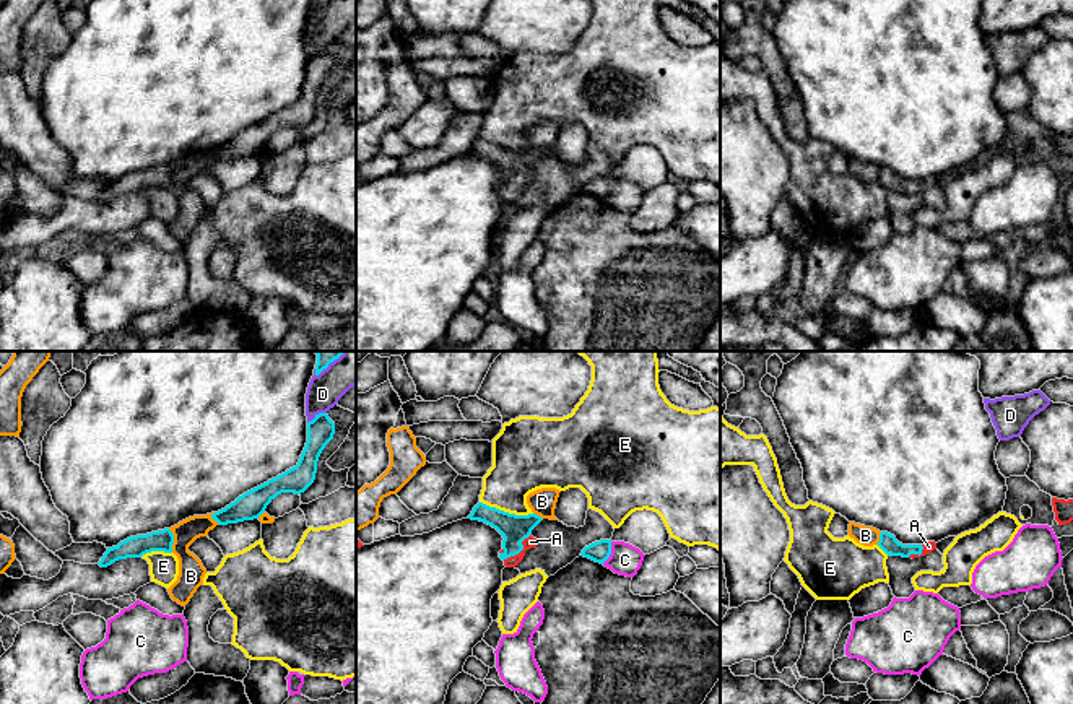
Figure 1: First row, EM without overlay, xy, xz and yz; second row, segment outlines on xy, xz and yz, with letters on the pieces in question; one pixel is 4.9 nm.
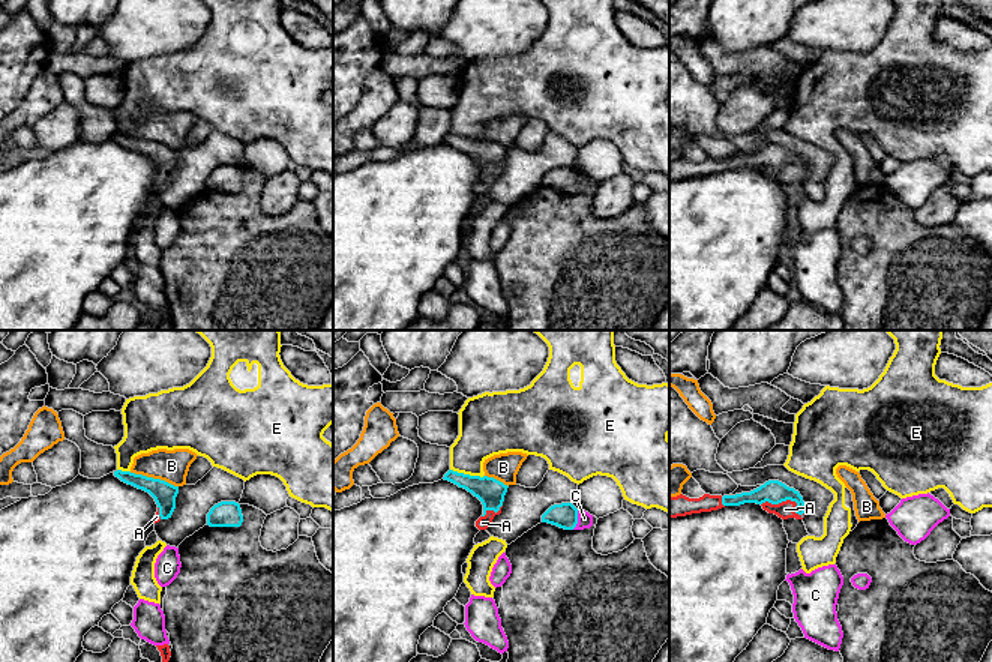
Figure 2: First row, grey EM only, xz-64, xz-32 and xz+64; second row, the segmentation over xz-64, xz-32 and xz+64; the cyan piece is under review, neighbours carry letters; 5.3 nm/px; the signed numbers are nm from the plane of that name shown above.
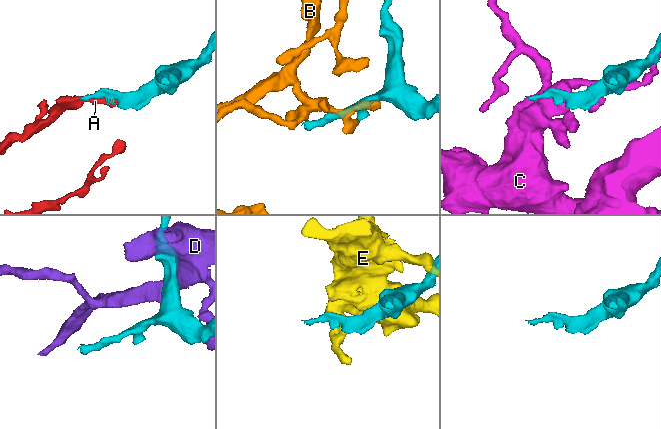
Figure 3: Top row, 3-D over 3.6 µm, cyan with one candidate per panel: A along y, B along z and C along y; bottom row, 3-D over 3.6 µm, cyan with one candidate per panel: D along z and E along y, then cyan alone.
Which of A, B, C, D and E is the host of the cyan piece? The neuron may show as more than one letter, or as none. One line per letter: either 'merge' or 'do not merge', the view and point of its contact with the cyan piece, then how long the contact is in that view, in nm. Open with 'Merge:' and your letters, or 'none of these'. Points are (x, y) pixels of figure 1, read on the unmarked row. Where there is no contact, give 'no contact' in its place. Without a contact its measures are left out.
Merge: A
A: merge; meets cyan in xz at (519, 187); contact 190 nm long
B: do not merge; meets cyan in xy at (173, 176); contact 120 nm long
C: do not merge; meets cyan in xz at (610, 189); contact 120 nm long
D: do not merge; meets cyan in xy at (316, 52); contact 110 nm long
E: do not merge; meets cyan in xz at (506, 148); contact 280 nm long

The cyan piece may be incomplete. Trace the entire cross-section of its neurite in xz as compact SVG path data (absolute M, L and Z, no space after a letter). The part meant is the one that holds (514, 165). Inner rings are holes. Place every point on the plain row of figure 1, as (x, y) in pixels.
M478 138L467 154L484 158L502 171L499 193L506 203L515 203L527 185L536 184L536 174L530 169L543 156L536 150L515 151L483 138Z

